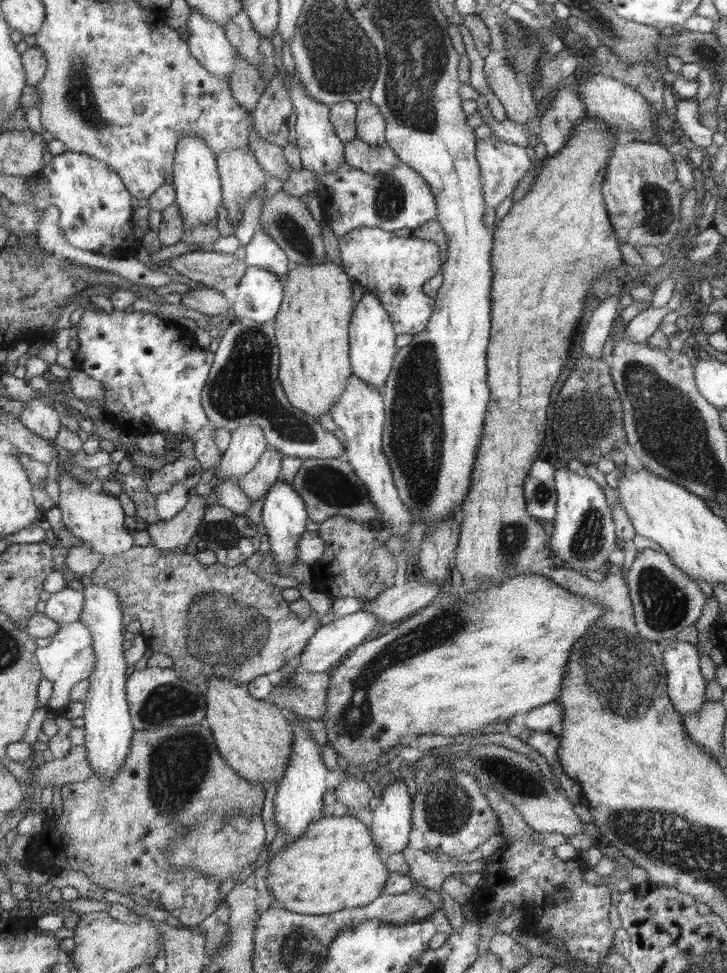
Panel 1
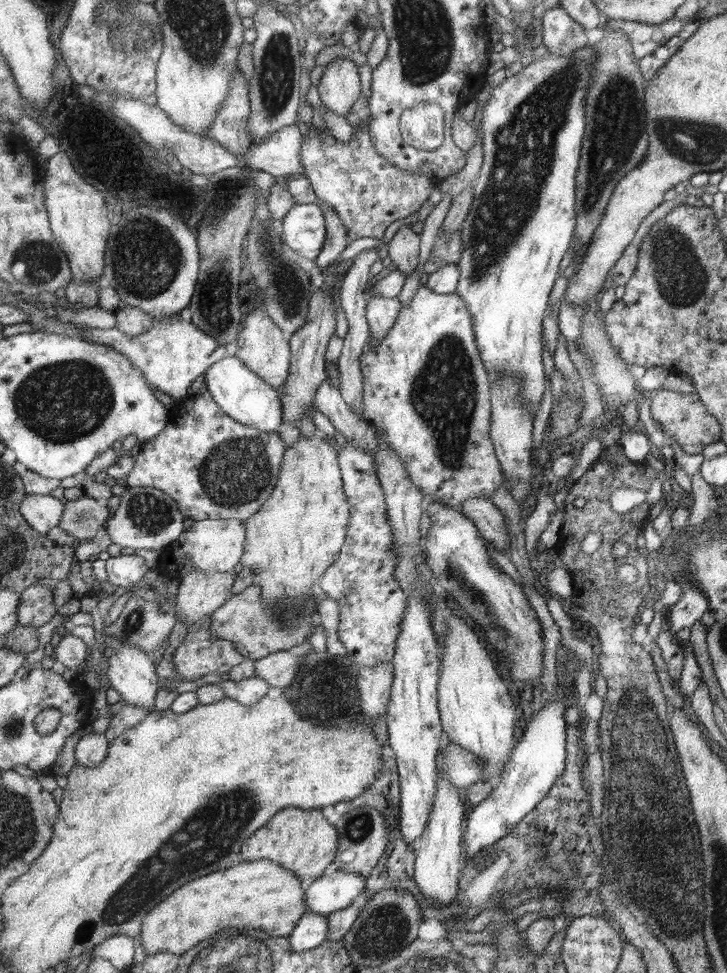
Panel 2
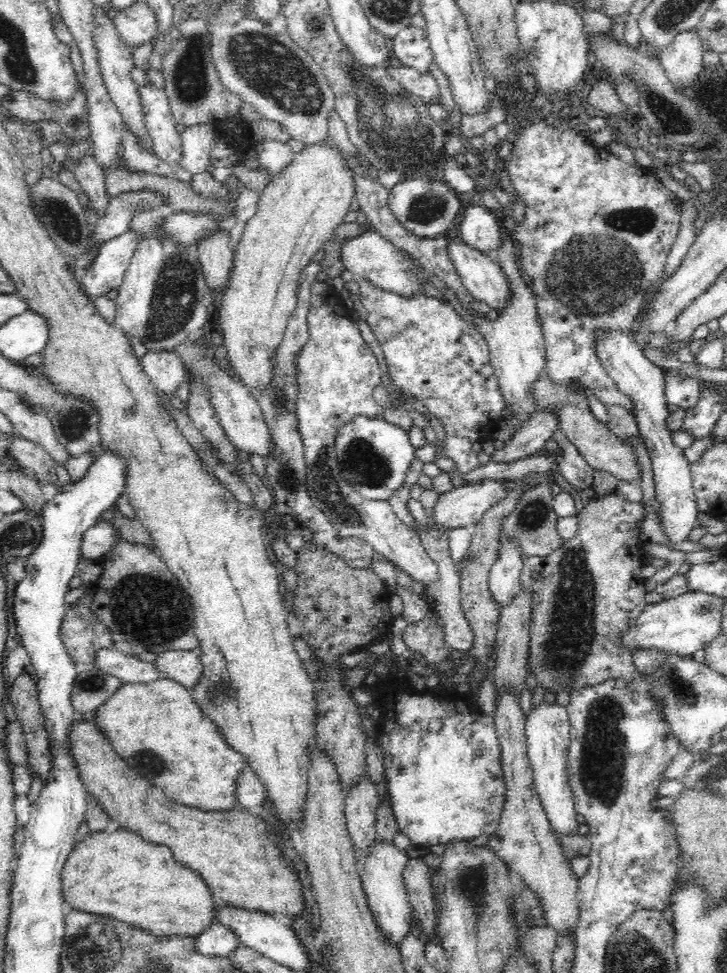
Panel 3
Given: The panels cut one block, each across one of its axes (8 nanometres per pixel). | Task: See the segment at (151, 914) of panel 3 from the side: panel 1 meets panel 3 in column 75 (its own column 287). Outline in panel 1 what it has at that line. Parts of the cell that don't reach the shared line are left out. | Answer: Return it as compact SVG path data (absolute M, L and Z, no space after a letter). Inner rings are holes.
M349 814L338 818L334 815L318 817L308 829L304 837L284 846L280 853L268 862L268 888L275 896L274 900L284 903L285 910L308 915L333 915L344 909L367 906L383 894L382 890L389 880L390 872L378 856L378 848L375 840L372 840L373 832L358 818Z

